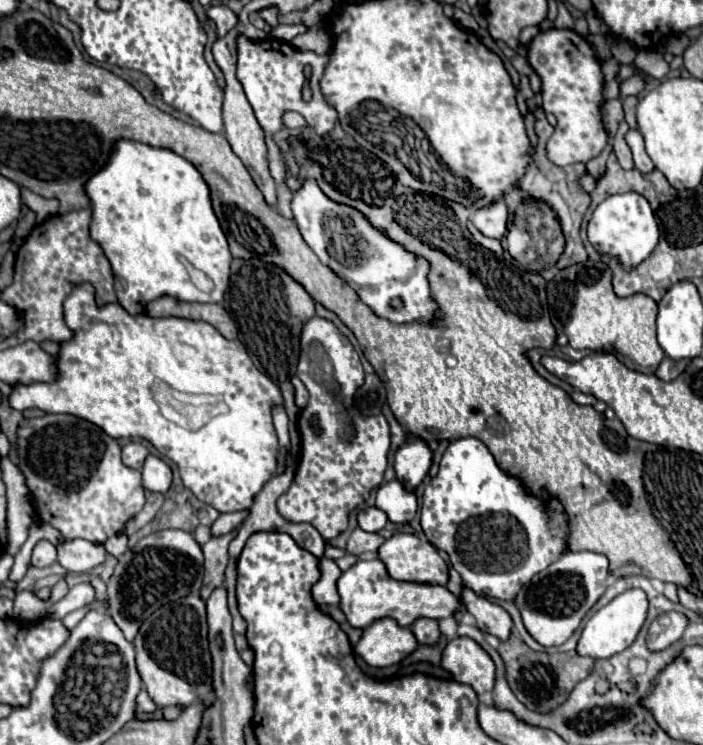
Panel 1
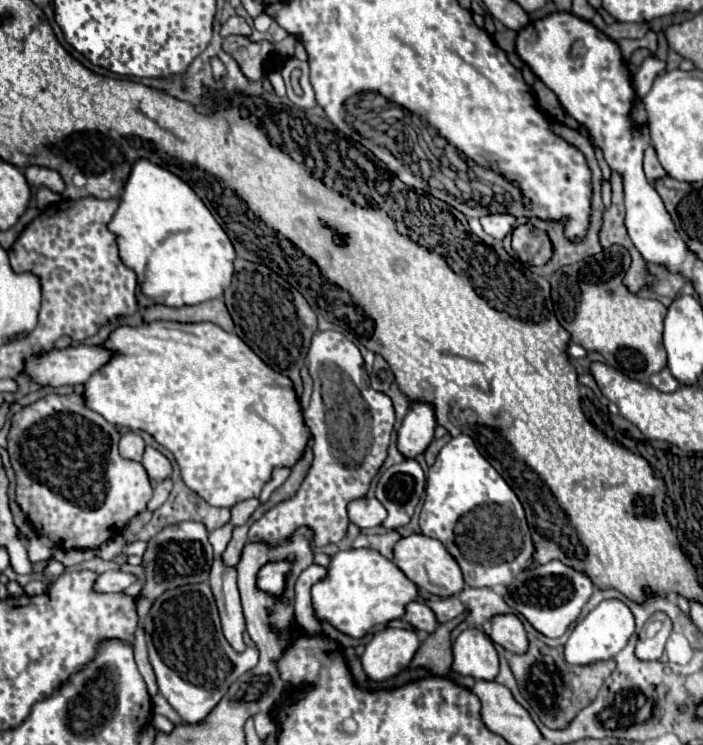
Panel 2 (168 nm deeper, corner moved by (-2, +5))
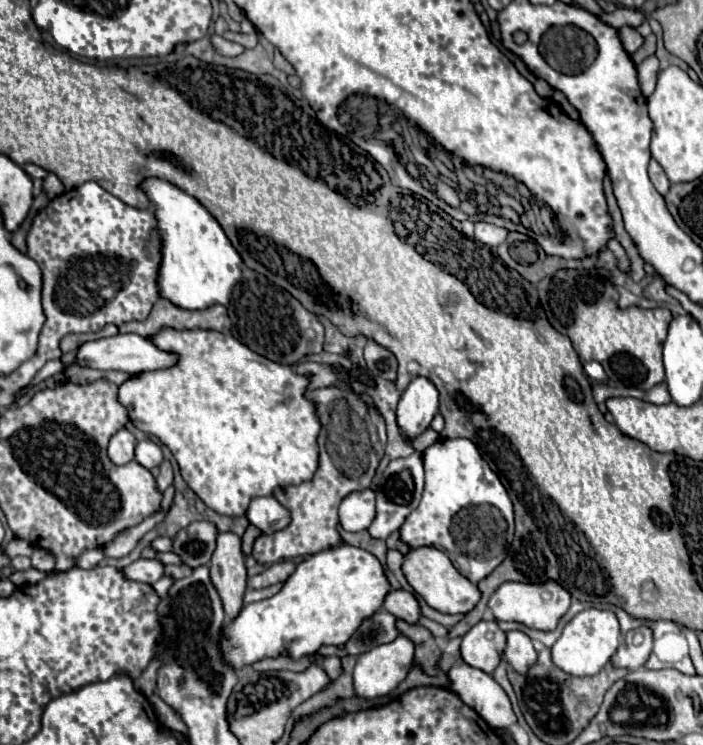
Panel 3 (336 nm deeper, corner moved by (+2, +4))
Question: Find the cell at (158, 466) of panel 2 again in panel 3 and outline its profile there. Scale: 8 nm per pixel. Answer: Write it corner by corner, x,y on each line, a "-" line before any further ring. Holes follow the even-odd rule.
145,439
145,441
139,441
137,447
135,447
135,461
141,463
145,469
153,469
153,467
159,467
161,461
163,461
163,453
161,453
161,447
155,445
153,441

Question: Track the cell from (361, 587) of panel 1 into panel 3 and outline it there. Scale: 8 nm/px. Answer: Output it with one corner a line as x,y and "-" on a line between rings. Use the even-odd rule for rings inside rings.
341,545
335,549
327,549
321,553
315,553
307,559
303,559
295,573
287,579
285,587
271,599
245,605
235,621
229,621
223,627
223,641
221,651
235,669
241,669
245,665
251,665
253,661
259,661
263,657
277,657
283,649
289,649
291,657
299,659
305,655
317,653
321,645
341,645
347,643
349,637
357,631
357,625
361,621
373,617
383,607
383,601
387,593
391,591
391,583
375,555
371,555
365,549
353,547
353,545

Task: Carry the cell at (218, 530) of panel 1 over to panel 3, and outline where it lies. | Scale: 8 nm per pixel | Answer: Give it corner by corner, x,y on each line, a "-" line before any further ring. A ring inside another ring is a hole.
219,533
217,547
211,557
211,581
223,601
227,617
237,617
247,587
247,569
241,553
241,537
235,533

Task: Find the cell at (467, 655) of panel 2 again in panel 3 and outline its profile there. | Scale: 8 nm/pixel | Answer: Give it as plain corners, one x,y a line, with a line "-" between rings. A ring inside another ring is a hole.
479,621
461,641
461,659
475,669
493,673
505,649
505,631
495,621

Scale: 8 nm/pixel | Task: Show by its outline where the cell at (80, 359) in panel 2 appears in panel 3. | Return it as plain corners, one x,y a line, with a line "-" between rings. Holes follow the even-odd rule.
127,333
127,335
115,335
107,339
97,339
97,341
87,341
83,343
77,353
75,353
75,363
81,367
89,369
101,369
101,371
125,371
125,373
141,373
141,371
153,371
153,369
163,369
175,363
175,355
159,351
149,343
147,337

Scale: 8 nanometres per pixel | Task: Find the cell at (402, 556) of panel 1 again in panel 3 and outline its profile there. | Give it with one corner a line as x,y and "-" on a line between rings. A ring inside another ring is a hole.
435,547
409,549
401,569
403,569
403,575
409,581
409,585
427,601
427,605
441,613
467,613
477,605
477,601
481,597
477,585
473,585
467,577
463,577
453,567
449,557

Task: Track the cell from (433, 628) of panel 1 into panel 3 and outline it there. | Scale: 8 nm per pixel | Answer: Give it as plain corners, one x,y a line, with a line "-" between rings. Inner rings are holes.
403,589
389,591
389,595
385,597
385,609
409,625
415,625
421,619
421,609
417,599
413,597
413,593
407,593

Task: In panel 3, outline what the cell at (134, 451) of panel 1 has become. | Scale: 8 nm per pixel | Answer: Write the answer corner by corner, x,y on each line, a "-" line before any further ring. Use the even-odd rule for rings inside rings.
127,429
117,431
109,441
109,449
107,449
109,459
115,465
125,465
125,463
133,461
135,459
135,443
137,443
137,439

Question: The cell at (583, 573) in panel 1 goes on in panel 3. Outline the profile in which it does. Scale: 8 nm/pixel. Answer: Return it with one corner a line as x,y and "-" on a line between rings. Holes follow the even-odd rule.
507,581
491,595
489,607
491,607
495,619
517,621
517,623
523,623
523,625
527,625
531,629
539,629
539,631
553,631
557,627
559,619
571,607
571,593
565,591
557,581
545,581
545,583

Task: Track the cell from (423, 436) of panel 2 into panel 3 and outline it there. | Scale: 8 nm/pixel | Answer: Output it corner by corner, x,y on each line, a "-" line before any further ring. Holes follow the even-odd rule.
425,377
413,379
403,391
397,405
397,425
401,429
401,435
407,441
413,441
425,429
429,429
431,419
437,415
437,411
439,401
435,385

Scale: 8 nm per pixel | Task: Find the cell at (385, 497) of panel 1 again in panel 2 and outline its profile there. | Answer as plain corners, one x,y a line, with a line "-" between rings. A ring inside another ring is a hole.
407,458
401,464
389,466
377,482
377,500
387,510
383,526
397,530
409,524
423,492
425,472
417,460

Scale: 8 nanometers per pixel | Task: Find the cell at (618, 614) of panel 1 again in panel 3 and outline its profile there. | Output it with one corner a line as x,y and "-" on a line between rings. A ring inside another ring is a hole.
585,609
577,613
563,629
563,635
557,639
557,643
551,647
553,663
563,669
569,675
585,677
585,675
597,675
617,653
617,645
621,639
619,621
613,611
605,609

